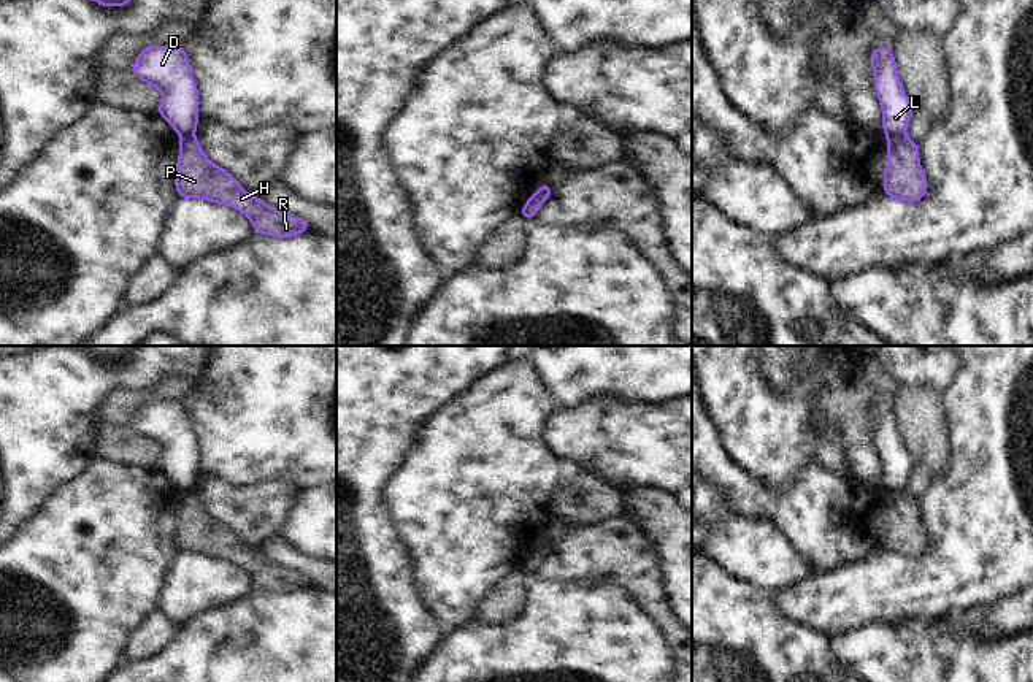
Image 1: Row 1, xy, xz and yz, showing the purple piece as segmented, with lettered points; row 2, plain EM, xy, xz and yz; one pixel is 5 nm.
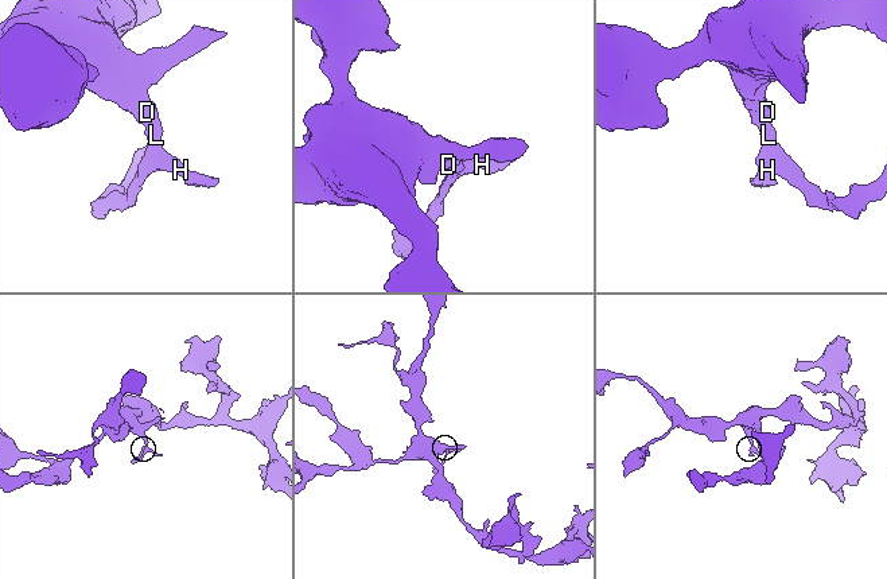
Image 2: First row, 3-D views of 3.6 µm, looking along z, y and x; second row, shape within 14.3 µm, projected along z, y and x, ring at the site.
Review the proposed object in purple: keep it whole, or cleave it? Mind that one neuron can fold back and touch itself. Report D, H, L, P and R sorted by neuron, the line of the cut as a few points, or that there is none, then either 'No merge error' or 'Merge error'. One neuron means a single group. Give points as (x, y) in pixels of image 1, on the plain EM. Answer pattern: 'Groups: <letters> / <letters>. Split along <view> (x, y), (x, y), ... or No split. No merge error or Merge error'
Groups: D L / H P R. Split along yz (903, 489), (889, 494). Merge error.

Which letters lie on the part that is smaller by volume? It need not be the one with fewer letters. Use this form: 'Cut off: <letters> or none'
Cut off: H, P, R

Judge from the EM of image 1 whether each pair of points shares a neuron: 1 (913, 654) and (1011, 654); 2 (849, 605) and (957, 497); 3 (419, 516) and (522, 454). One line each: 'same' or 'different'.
1: same
2: same
3: same

